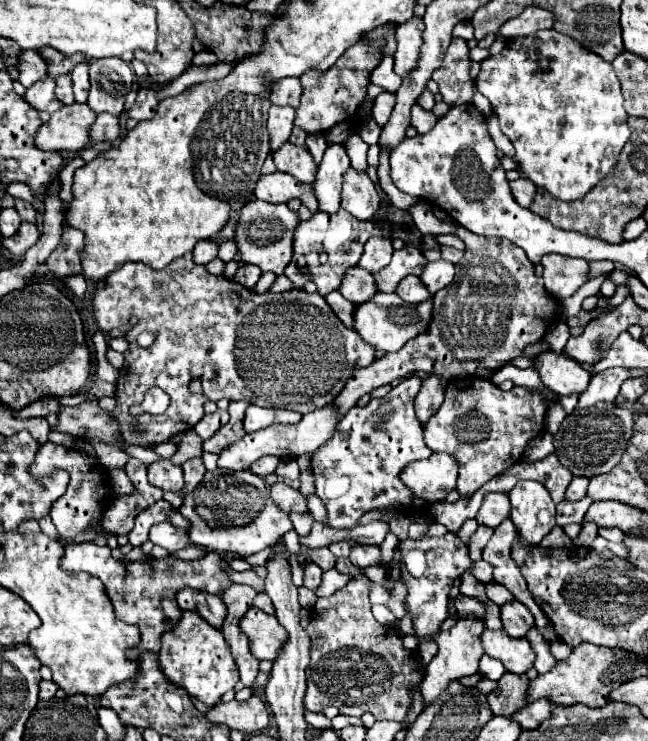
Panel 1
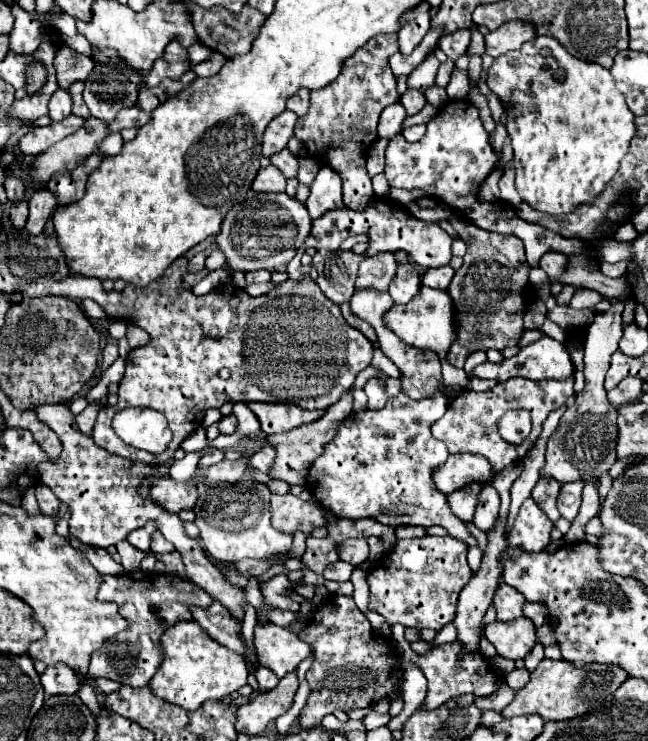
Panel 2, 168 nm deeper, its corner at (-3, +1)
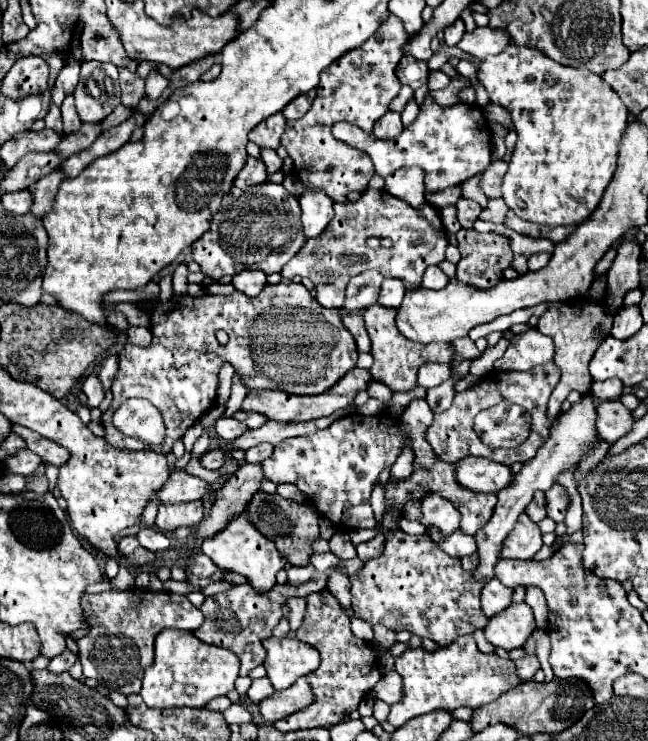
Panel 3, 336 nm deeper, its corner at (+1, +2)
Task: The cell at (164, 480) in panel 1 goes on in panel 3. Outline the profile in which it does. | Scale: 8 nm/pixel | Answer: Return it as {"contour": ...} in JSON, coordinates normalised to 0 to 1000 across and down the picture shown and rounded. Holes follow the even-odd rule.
{"contour":[[[290,676],[284,682],[247,682],[241,711],[256,717],[272,717],[275,711],[302,711],[315,698],[312,676]]]}

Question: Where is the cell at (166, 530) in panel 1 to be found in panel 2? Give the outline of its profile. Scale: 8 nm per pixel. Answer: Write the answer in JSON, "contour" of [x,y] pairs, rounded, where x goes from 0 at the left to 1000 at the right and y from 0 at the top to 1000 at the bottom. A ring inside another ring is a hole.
{"contour":[[[238,718],[235,721],[235,737],[231,737],[231,742],[241,745],[241,748],[253,748],[253,745],[265,745],[269,737],[253,723],[247,723],[247,718]]]}

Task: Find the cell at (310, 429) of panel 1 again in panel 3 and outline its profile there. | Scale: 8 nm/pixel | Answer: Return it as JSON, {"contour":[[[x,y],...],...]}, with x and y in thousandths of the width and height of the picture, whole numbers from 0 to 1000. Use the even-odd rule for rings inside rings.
{"contour":[[[284,633],[269,636],[262,646],[235,668],[241,671],[250,682],[256,679],[284,679],[284,676],[302,676],[315,671],[327,671],[330,663],[324,655],[306,644],[290,641]]]}

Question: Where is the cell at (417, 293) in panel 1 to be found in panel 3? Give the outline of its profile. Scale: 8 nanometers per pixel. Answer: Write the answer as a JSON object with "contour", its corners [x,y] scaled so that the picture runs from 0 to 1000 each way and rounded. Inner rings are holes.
{"contour":[[[593,377],[590,379],[590,390],[586,390],[586,401],[583,401],[583,412],[590,414],[617,414],[617,406],[623,404],[623,382],[611,379],[611,377]]]}

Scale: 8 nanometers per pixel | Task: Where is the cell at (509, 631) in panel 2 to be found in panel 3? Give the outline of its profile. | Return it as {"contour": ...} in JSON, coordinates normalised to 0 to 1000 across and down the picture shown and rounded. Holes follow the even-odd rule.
{"contour":[[[790,814],[778,825],[756,833],[753,843],[747,846],[747,857],[759,870],[787,879],[809,873],[824,849],[827,838],[821,822],[812,814]]]}

